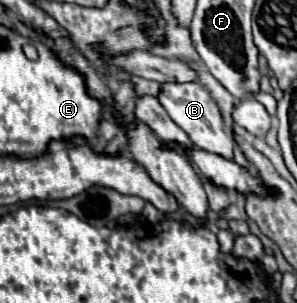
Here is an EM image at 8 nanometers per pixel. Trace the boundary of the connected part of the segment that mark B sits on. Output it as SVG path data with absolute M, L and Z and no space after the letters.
M164 82L160 86L158 102L164 106L168 116L188 134L190 142L196 148L220 154L224 158L232 158L234 140L232 140L232 136L228 136L224 132L224 120L222 120L222 114L220 114L220 108L216 104L216 100L212 98L212 94L200 82L186 82L186 84Z

